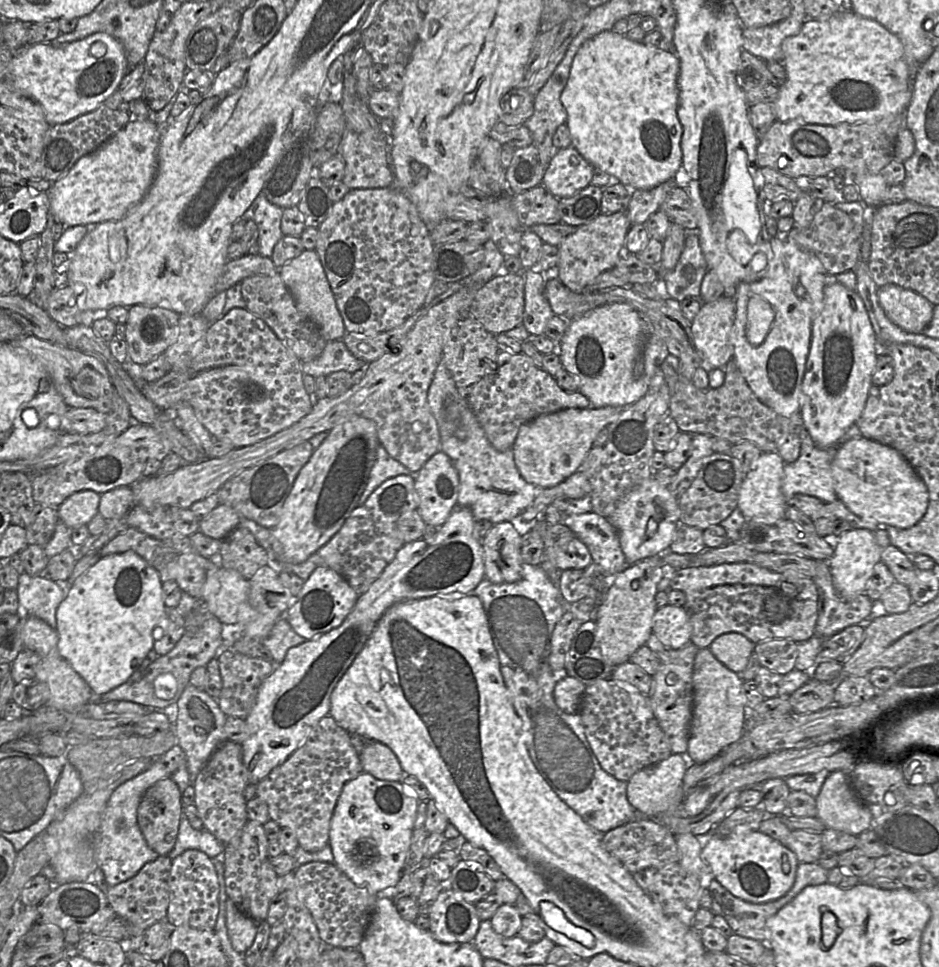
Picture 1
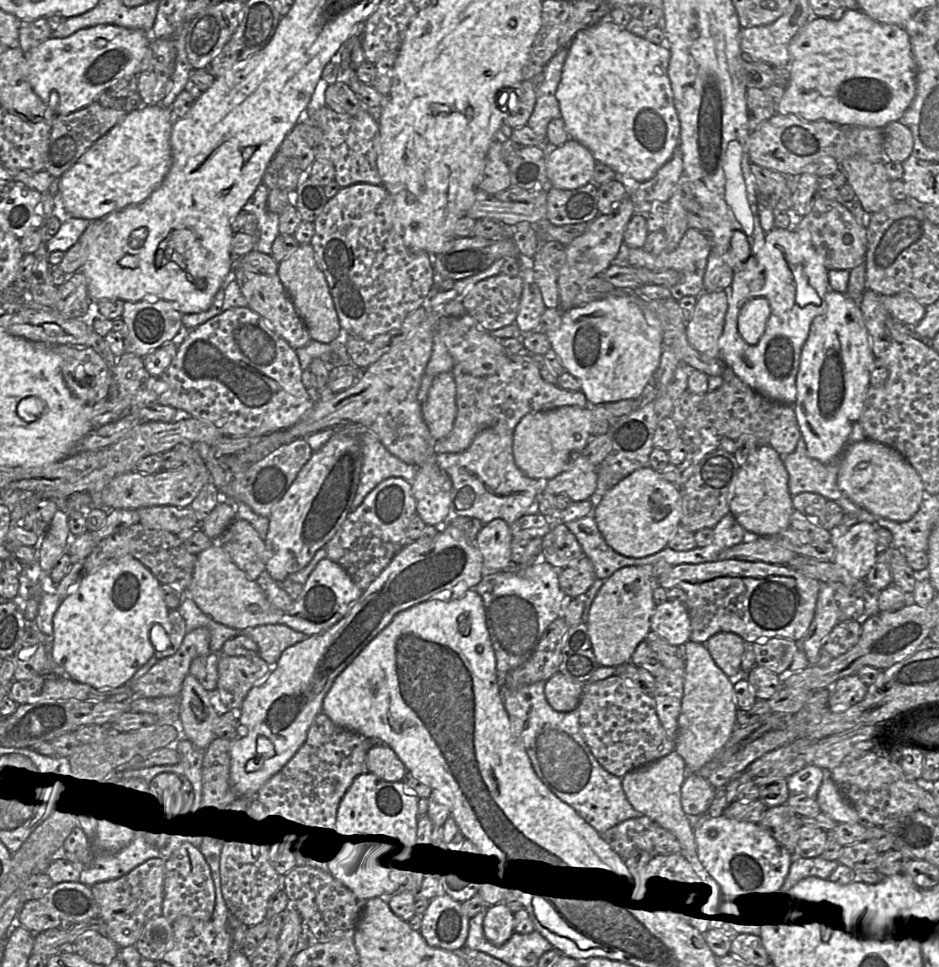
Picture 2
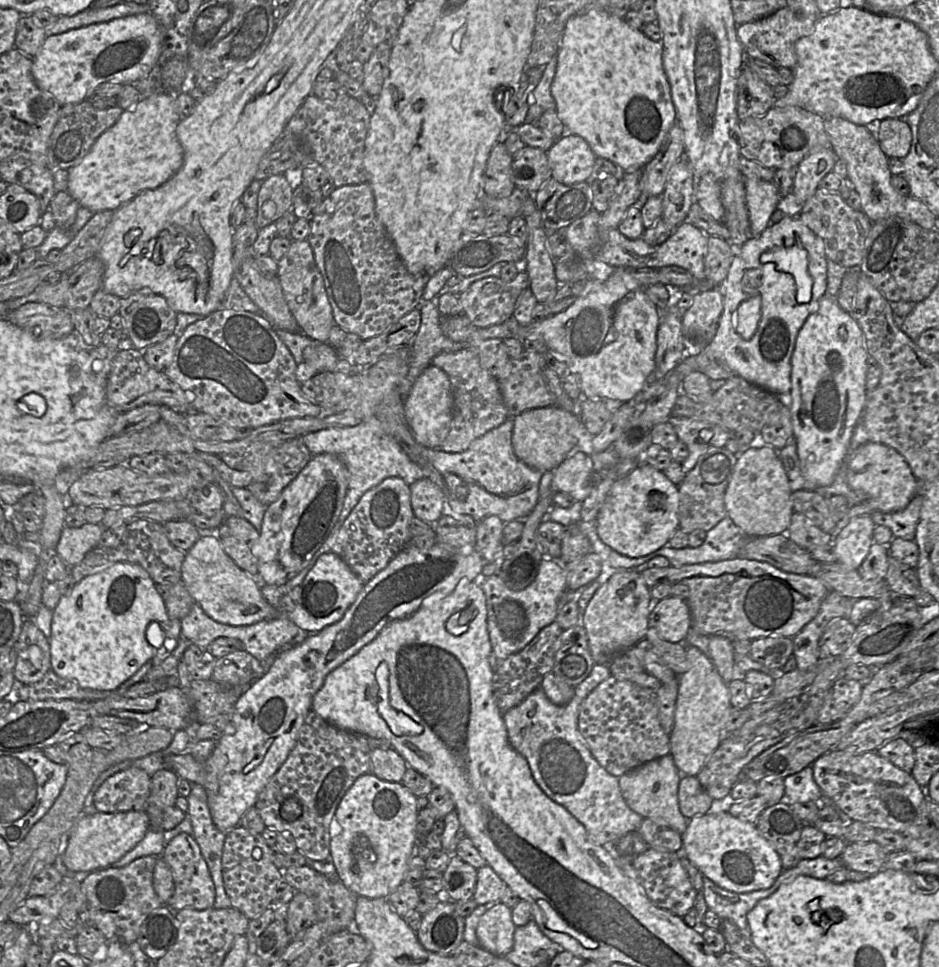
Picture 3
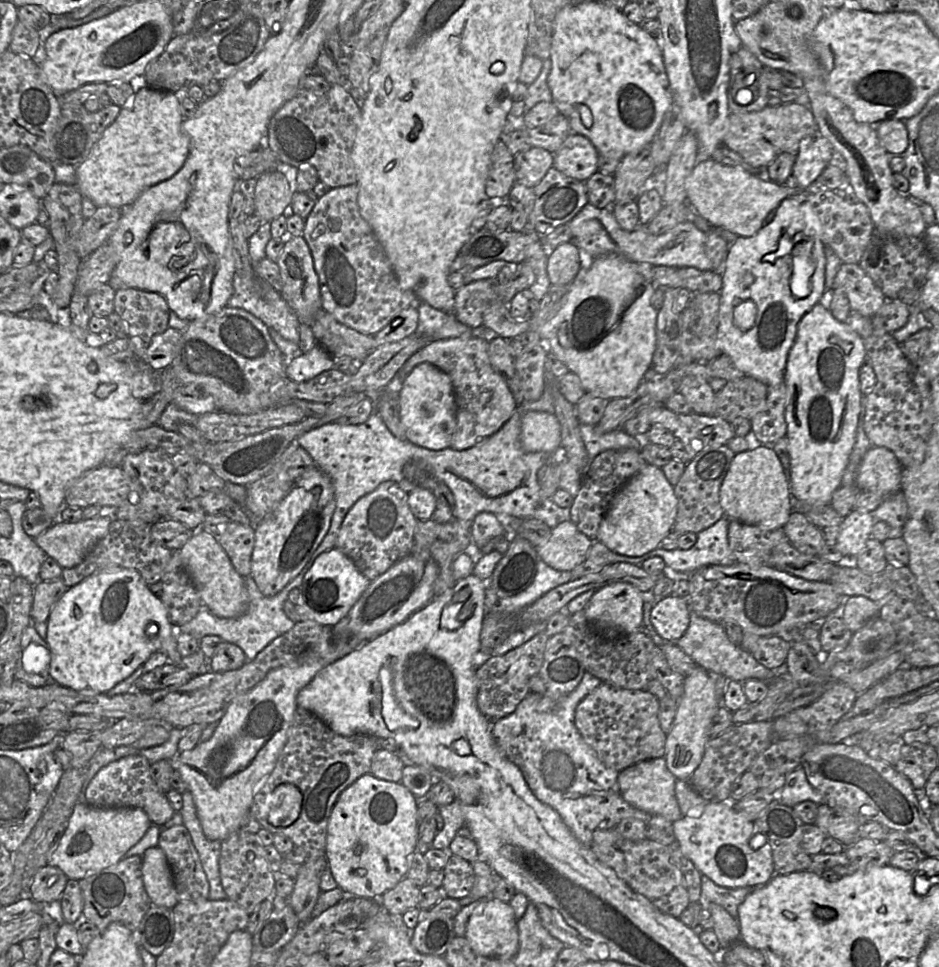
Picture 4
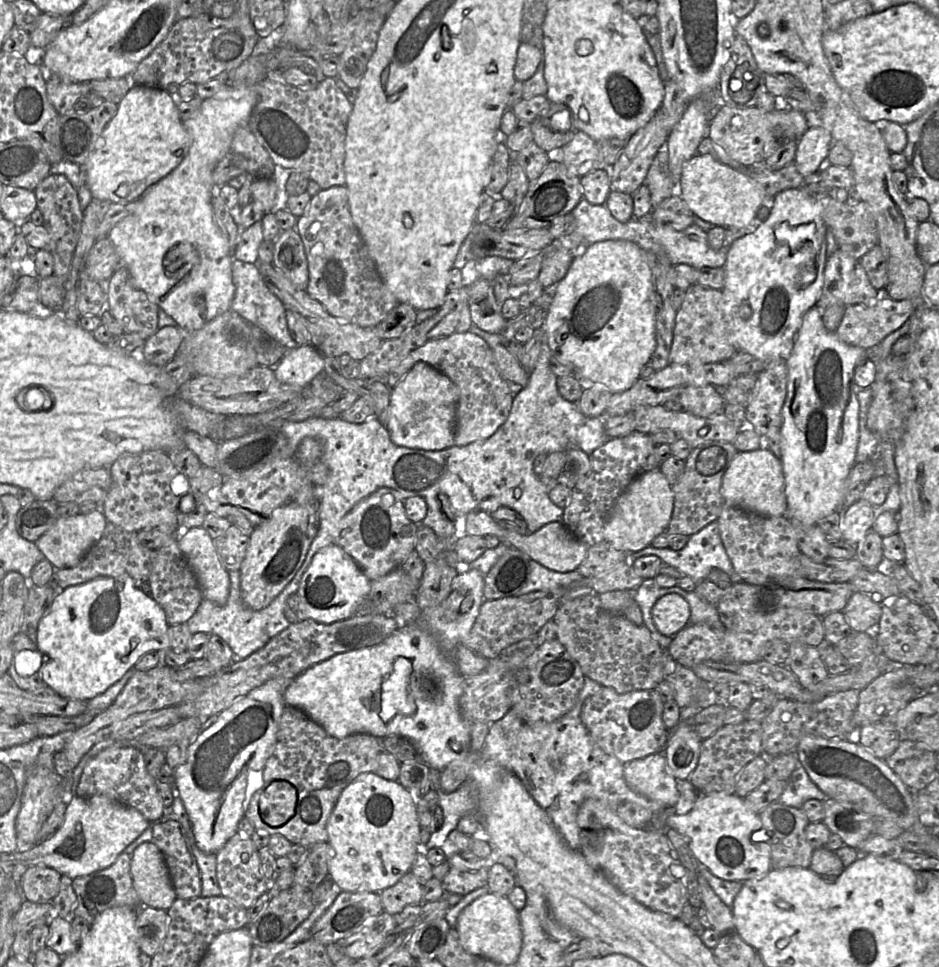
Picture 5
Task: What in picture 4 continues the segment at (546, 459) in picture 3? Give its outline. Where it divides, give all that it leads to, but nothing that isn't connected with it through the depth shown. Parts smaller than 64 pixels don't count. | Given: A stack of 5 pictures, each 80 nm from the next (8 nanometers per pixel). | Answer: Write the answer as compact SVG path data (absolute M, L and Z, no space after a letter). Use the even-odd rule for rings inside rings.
M528 411L521 418L520 444L526 452L555 452L561 446L561 426L555 413Z

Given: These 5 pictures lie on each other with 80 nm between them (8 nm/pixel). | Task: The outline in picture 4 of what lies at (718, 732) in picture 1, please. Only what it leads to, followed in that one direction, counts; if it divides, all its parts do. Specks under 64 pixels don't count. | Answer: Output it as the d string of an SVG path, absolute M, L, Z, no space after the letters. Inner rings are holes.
M701 666L685 676L684 689L677 702L677 711L671 730L666 734L665 753L667 768L676 779L688 780L702 761L705 745L710 739L709 729L714 716L722 705L715 692L714 675Z

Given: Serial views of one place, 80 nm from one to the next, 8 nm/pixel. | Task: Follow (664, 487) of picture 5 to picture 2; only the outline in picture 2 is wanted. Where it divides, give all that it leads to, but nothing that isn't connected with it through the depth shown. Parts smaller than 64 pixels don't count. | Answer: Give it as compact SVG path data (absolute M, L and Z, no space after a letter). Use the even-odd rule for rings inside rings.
M649 466L640 468L609 490L594 509L594 519L606 543L630 558L653 555L665 547L682 517L679 488Z

